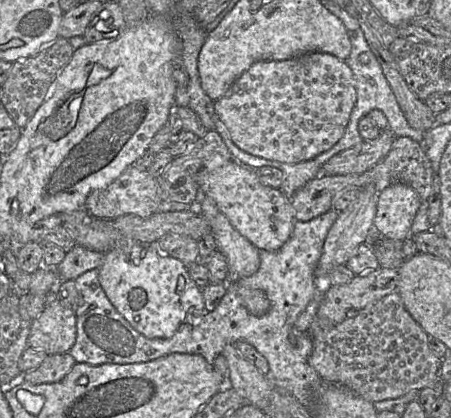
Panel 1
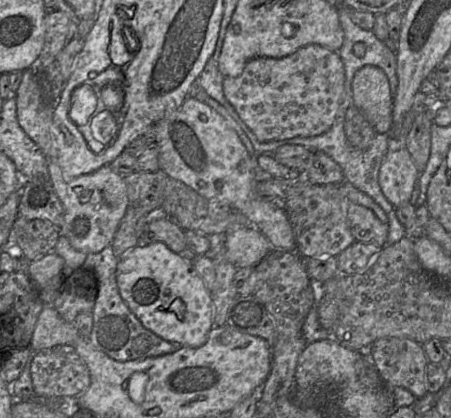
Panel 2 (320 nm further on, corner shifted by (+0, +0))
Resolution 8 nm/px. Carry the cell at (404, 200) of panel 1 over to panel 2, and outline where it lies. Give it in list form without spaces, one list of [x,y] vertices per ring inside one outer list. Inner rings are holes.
[[[393,146],[382,161],[379,185],[385,197],[395,207],[410,202],[418,185],[419,171],[405,146]]]

